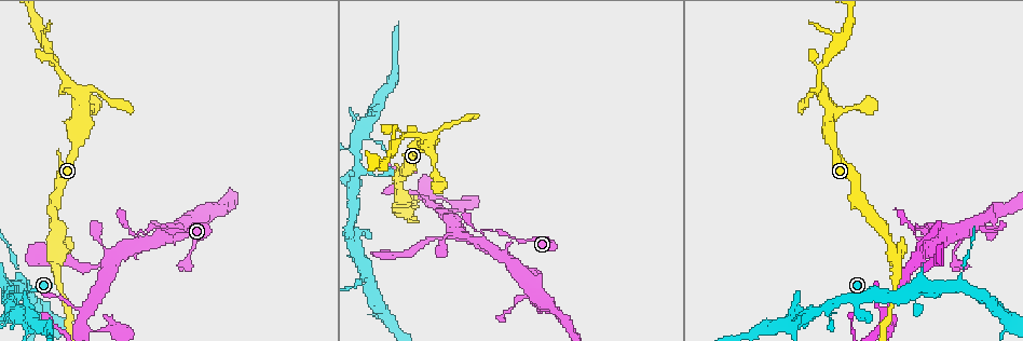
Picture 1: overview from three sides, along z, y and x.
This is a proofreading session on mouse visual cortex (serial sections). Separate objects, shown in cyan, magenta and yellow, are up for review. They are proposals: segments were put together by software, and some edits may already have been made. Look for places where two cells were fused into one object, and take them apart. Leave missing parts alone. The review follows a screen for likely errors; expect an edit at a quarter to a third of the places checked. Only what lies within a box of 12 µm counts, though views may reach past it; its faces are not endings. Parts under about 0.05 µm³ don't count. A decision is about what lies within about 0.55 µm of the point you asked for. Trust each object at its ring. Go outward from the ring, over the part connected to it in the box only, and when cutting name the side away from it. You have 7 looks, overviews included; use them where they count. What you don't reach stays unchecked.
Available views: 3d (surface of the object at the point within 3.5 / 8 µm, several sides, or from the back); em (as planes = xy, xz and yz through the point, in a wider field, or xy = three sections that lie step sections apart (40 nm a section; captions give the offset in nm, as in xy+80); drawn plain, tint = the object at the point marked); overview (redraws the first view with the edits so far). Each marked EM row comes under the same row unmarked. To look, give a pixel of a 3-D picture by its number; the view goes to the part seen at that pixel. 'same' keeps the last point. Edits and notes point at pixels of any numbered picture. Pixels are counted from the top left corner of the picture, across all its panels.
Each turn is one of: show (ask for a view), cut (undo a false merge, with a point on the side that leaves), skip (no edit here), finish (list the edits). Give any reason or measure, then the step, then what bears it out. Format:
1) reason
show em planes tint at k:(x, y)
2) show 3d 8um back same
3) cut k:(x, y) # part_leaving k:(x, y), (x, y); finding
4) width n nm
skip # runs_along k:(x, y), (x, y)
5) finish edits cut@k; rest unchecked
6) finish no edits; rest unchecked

thin neck
show 3d 3.5um back at 1:(12, 296)

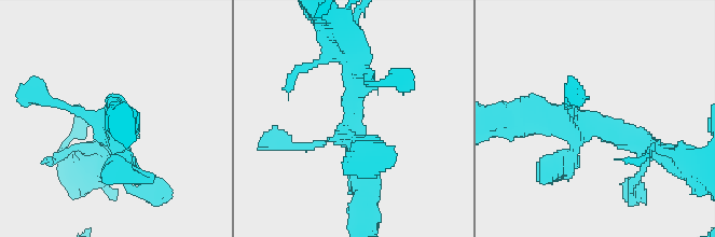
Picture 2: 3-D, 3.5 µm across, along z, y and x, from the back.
show em xy step 1 tint at 2:(349, 137)

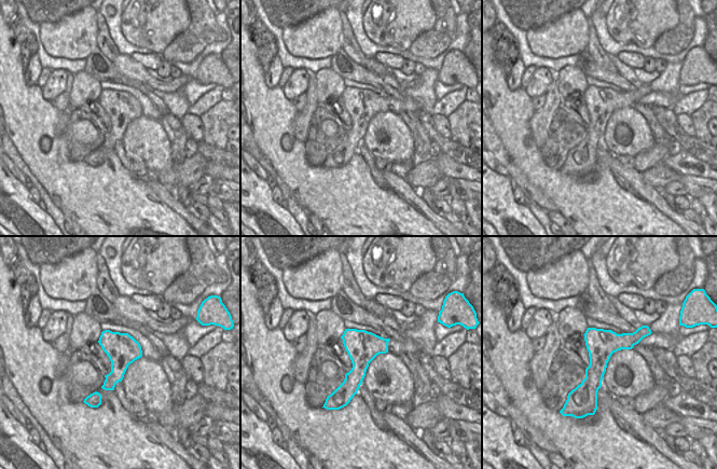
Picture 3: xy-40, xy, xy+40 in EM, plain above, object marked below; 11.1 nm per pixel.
show em planes tint same

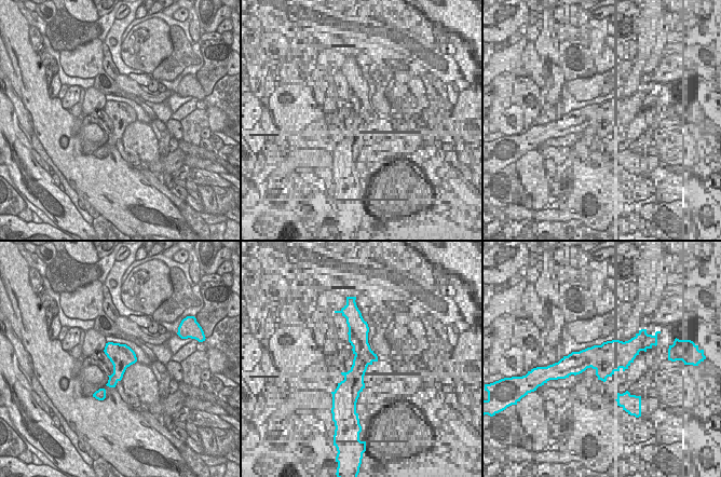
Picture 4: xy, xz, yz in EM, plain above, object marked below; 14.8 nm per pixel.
skip # all the same cell

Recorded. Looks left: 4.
sharp bend
show 3d 3.5um back at 1:(86, 93)

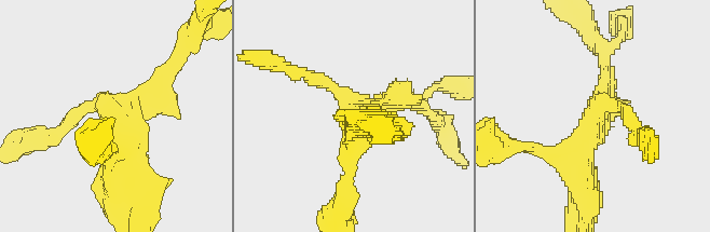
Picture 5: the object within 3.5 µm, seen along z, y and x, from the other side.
show em xy step 2 tint at 5:(111, 108)

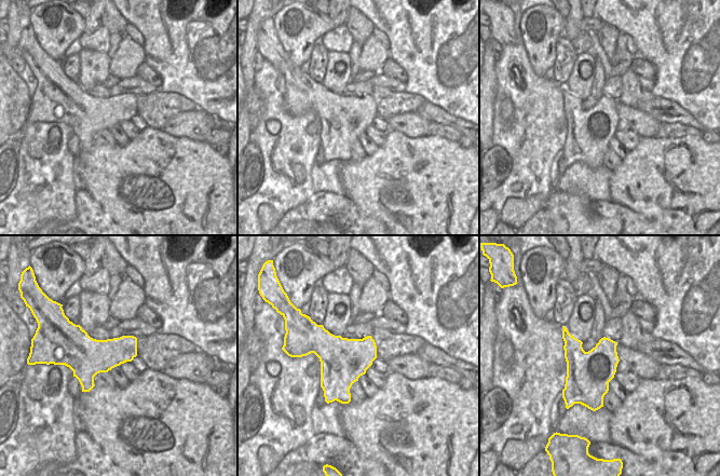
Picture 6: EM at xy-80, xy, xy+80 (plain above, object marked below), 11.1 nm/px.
skip # runs_along 5:(582, 173), (601, 106), (623, 106), (635, 133); continuous, no second cell

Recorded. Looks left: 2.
abrupt turn
show 3d 3.5um at 1:(137, 242)

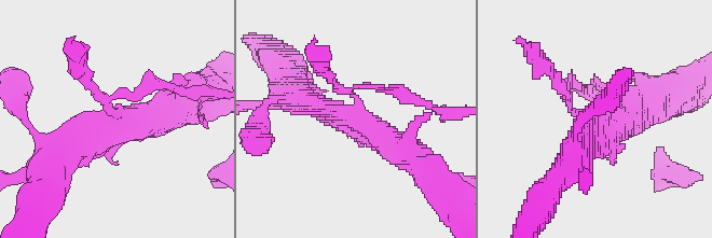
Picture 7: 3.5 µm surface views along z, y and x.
shape alone is not enough
show em planes tint at 7:(355, 108)

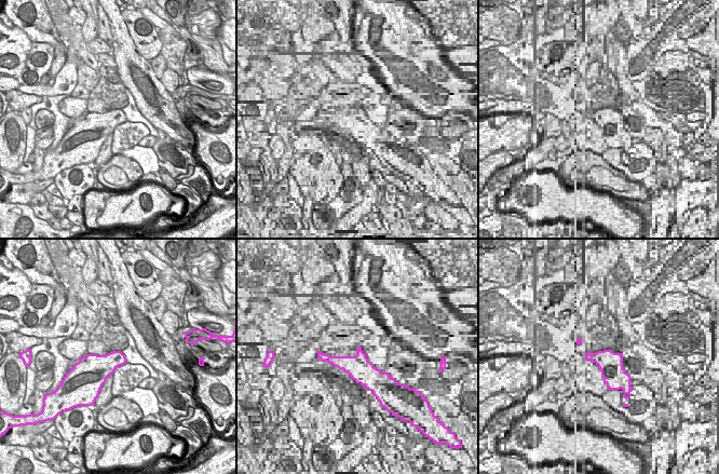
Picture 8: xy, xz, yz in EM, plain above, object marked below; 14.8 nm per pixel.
skip # continuous, no second cell

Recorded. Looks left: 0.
finish no edits; rest unchecked

